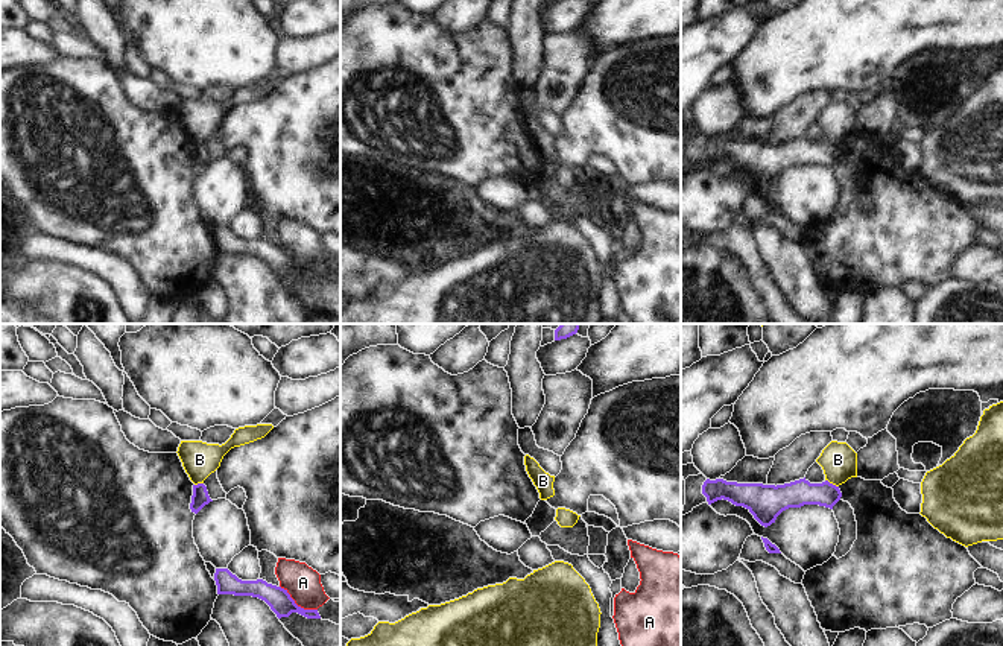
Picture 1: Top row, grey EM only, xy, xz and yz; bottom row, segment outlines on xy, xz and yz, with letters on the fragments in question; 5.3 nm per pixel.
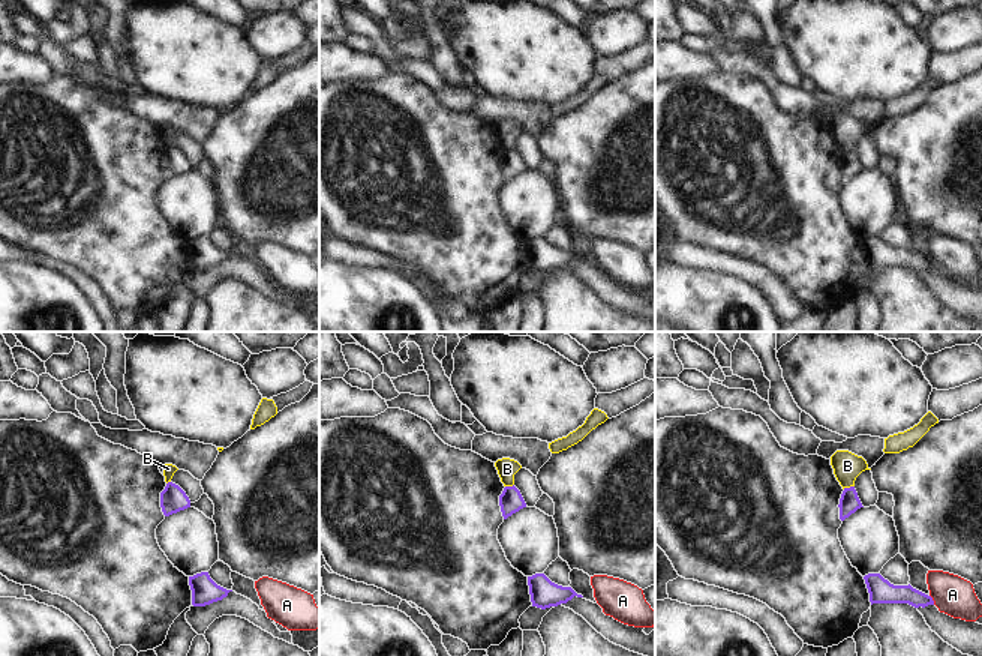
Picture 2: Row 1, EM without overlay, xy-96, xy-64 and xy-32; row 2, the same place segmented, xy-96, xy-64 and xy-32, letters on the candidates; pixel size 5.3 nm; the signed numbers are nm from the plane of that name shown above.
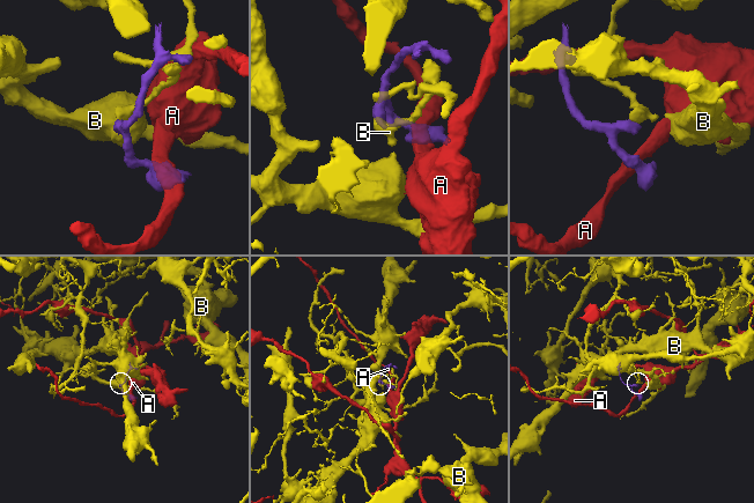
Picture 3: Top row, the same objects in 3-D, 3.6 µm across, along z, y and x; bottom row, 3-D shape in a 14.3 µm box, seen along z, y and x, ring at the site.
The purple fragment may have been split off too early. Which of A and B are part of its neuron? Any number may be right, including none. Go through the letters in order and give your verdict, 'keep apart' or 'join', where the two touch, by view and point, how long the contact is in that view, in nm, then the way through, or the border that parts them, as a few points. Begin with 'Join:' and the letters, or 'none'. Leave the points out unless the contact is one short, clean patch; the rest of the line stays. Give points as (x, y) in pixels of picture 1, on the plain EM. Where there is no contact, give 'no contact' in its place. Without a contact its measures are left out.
Join: none
A: keep apart; meets purple in xy at (297, 265); contact 240 nm long; border along xy (280, 245), (298, 265), (316, 269)
B: keep apart; meets purple in yz at (832, 143); contact 80 nm long; border along yz (825, 139), (838, 146)

